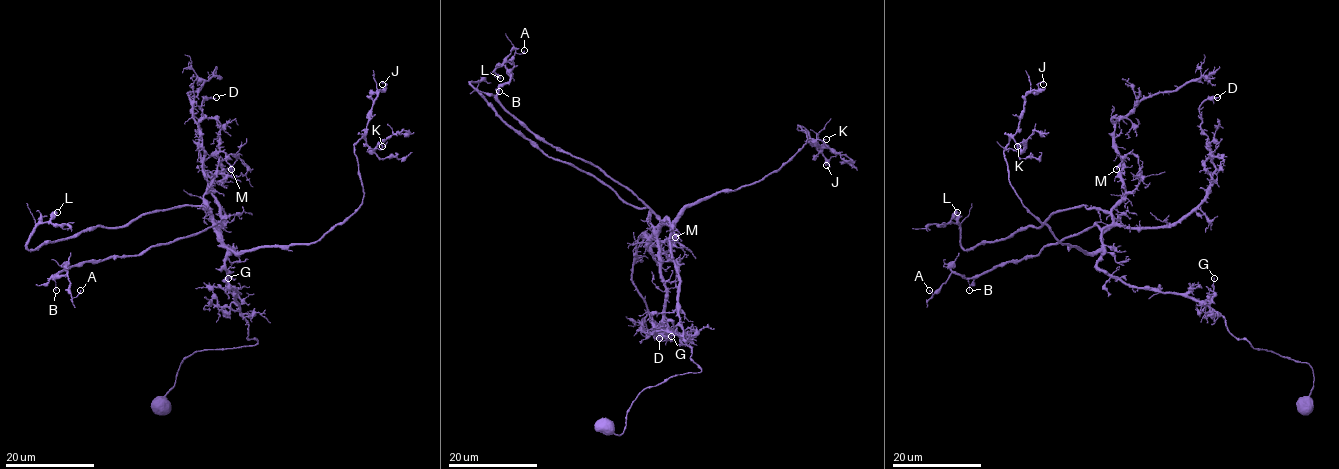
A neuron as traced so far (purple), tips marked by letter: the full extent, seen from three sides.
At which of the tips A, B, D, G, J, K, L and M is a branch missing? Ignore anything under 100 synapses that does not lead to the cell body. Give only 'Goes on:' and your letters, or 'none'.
Goes on: none

